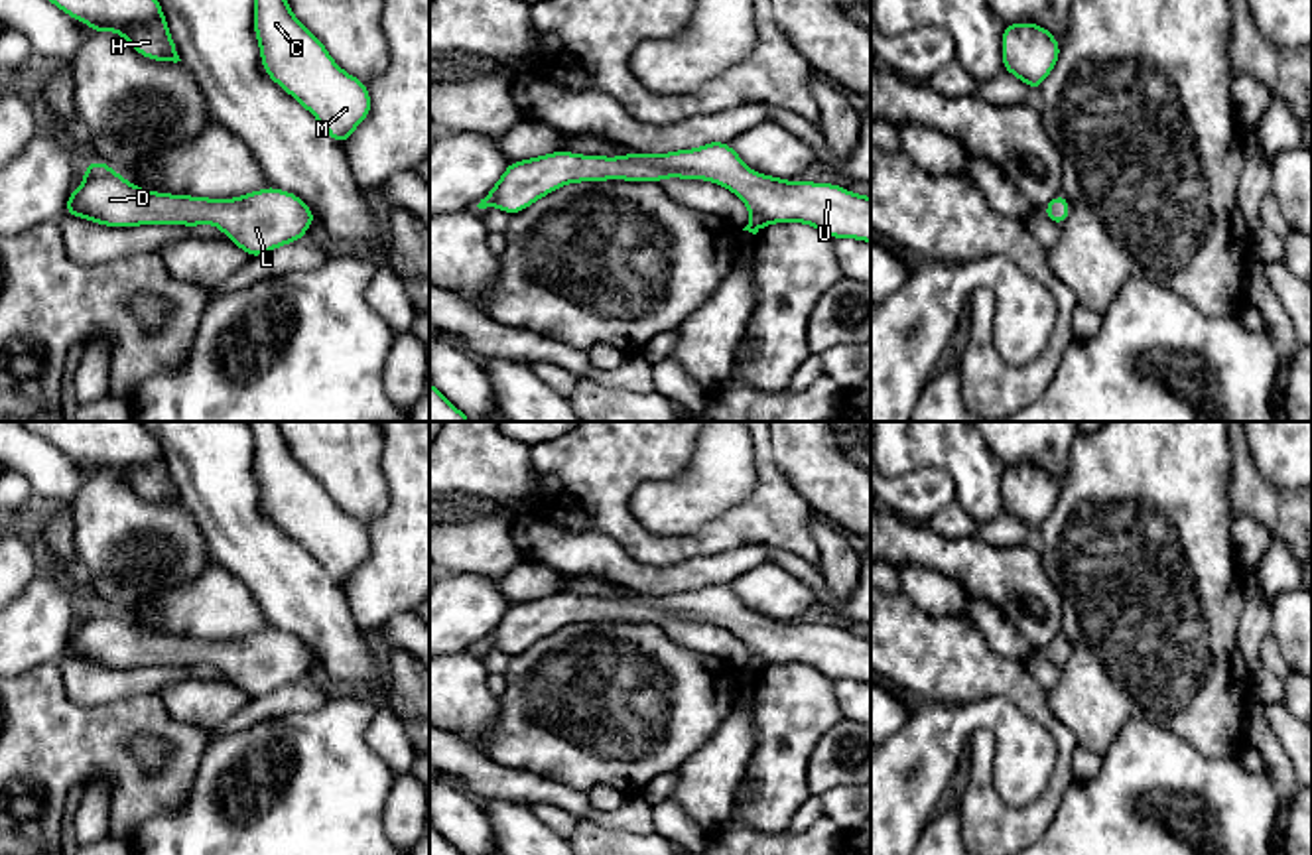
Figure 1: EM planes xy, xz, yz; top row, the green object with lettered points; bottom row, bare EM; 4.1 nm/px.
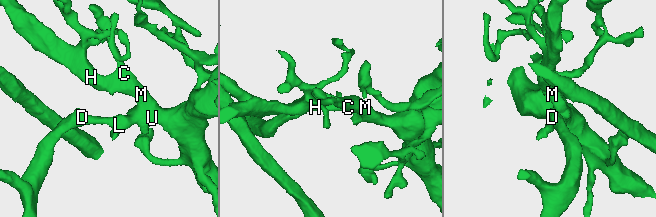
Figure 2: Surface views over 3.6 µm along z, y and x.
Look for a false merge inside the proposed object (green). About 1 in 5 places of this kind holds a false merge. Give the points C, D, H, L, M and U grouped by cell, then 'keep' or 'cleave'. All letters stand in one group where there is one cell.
groups C D H L M U; keep

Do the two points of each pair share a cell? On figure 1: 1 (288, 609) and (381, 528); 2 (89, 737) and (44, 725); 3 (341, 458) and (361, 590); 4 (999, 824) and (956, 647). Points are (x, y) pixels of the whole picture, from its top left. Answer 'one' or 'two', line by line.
1: two
2: one
3: two
4: one

